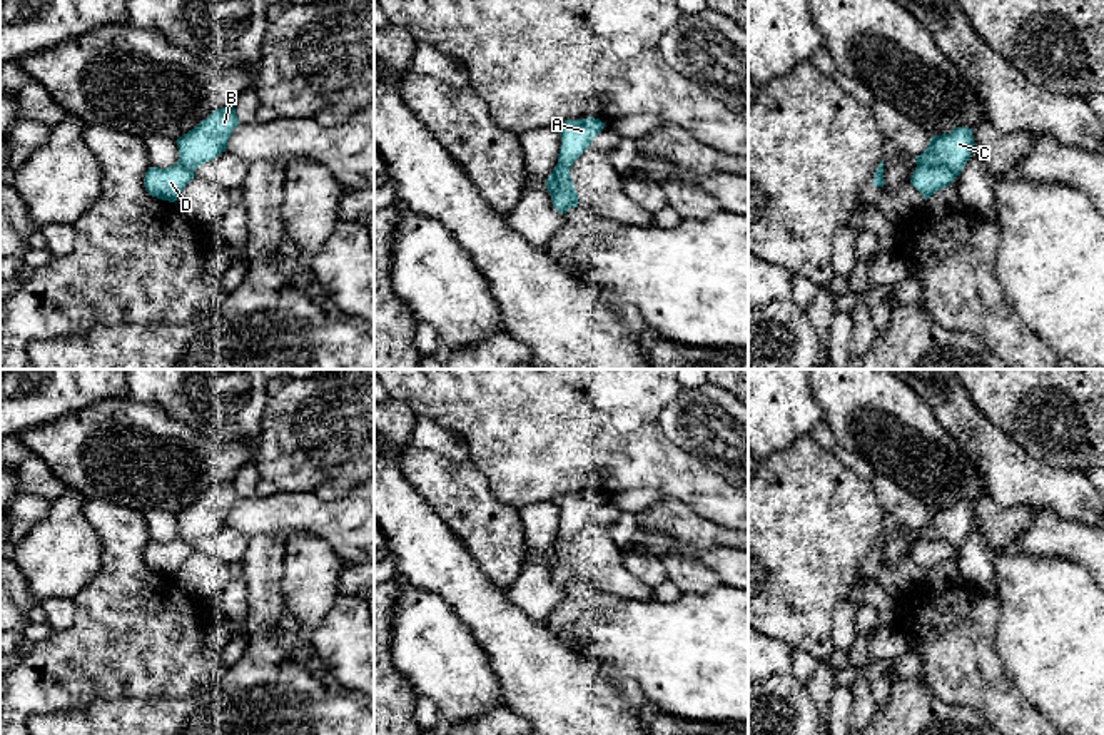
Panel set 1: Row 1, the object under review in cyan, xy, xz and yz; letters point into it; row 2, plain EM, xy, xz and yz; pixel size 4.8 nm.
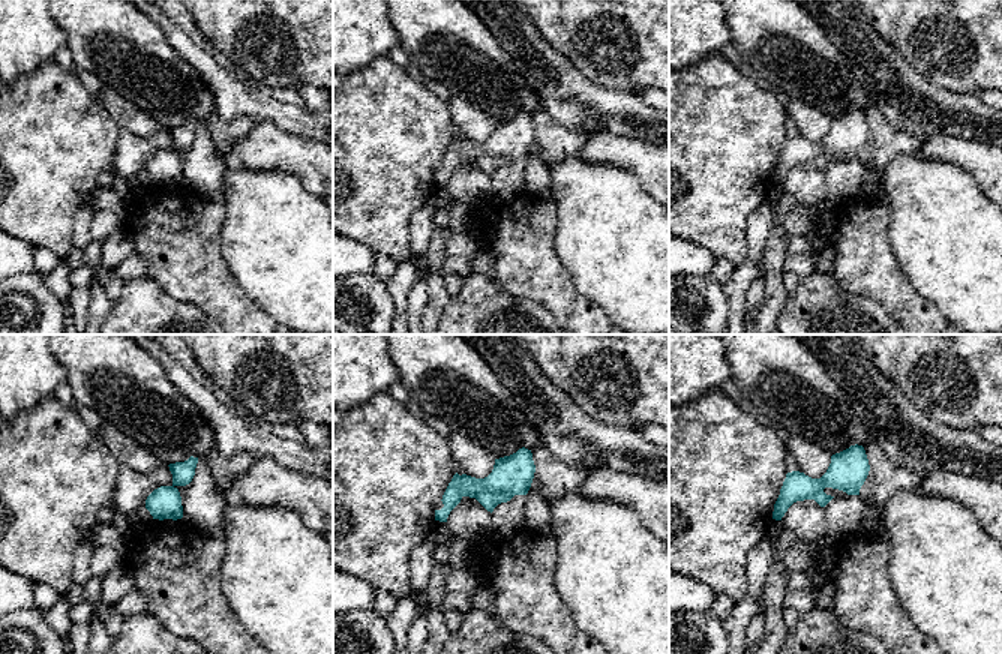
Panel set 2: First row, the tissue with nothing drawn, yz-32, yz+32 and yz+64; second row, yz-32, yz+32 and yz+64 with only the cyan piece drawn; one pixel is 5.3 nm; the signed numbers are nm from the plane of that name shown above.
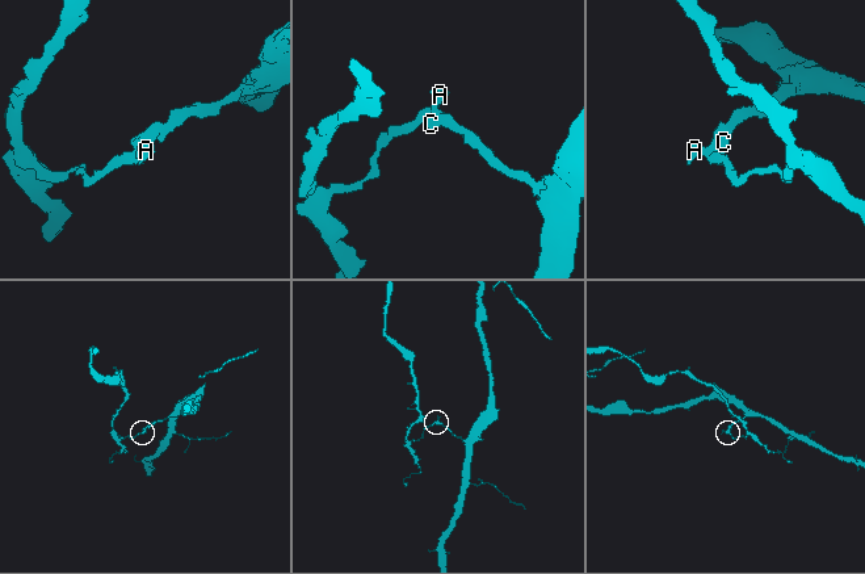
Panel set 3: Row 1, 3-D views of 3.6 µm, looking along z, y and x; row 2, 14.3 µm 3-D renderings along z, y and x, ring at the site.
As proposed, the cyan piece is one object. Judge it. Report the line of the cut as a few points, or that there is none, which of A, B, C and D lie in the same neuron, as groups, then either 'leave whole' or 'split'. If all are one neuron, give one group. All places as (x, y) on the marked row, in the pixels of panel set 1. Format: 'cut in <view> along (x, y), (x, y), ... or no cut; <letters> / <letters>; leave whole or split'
cut in yz along (917, 164), (939, 164), (956, 176); A B C / D; split

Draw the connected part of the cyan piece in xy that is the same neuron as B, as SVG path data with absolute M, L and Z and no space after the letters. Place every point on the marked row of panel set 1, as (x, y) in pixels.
M234 105L214 110L175 140L179 149L177 162L194 172L199 165L215 159L227 149L227 140L237 124Z

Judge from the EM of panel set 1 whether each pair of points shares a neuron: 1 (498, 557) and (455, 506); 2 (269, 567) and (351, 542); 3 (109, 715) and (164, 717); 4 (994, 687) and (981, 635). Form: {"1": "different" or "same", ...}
{"1": "same", "2": "different", "3": "same", "4": "same"}

